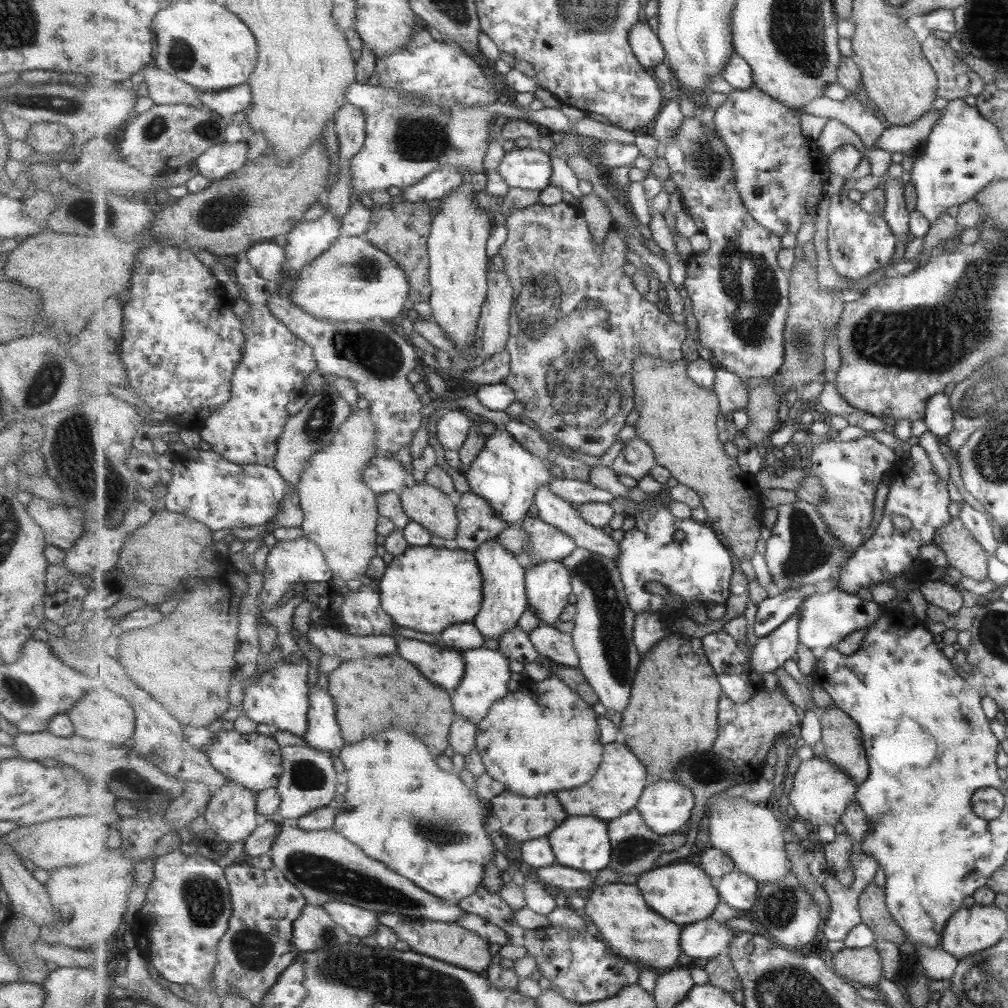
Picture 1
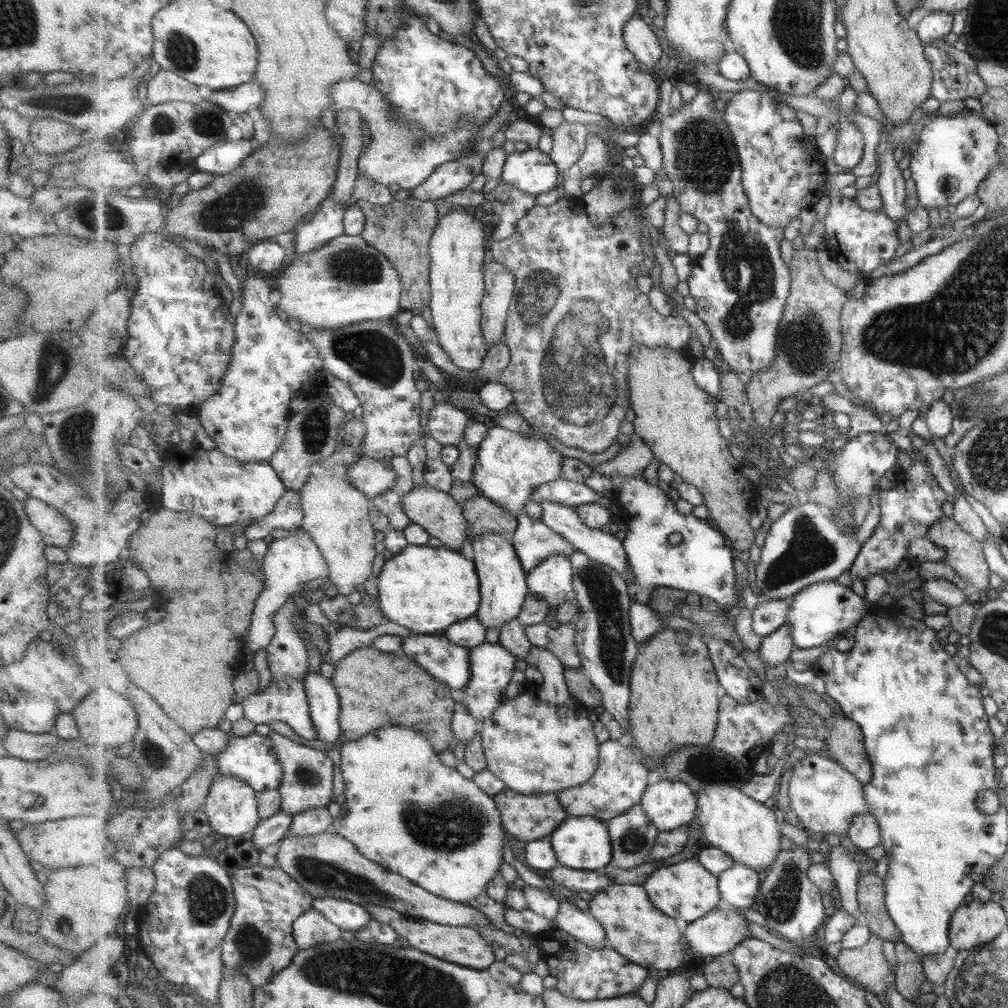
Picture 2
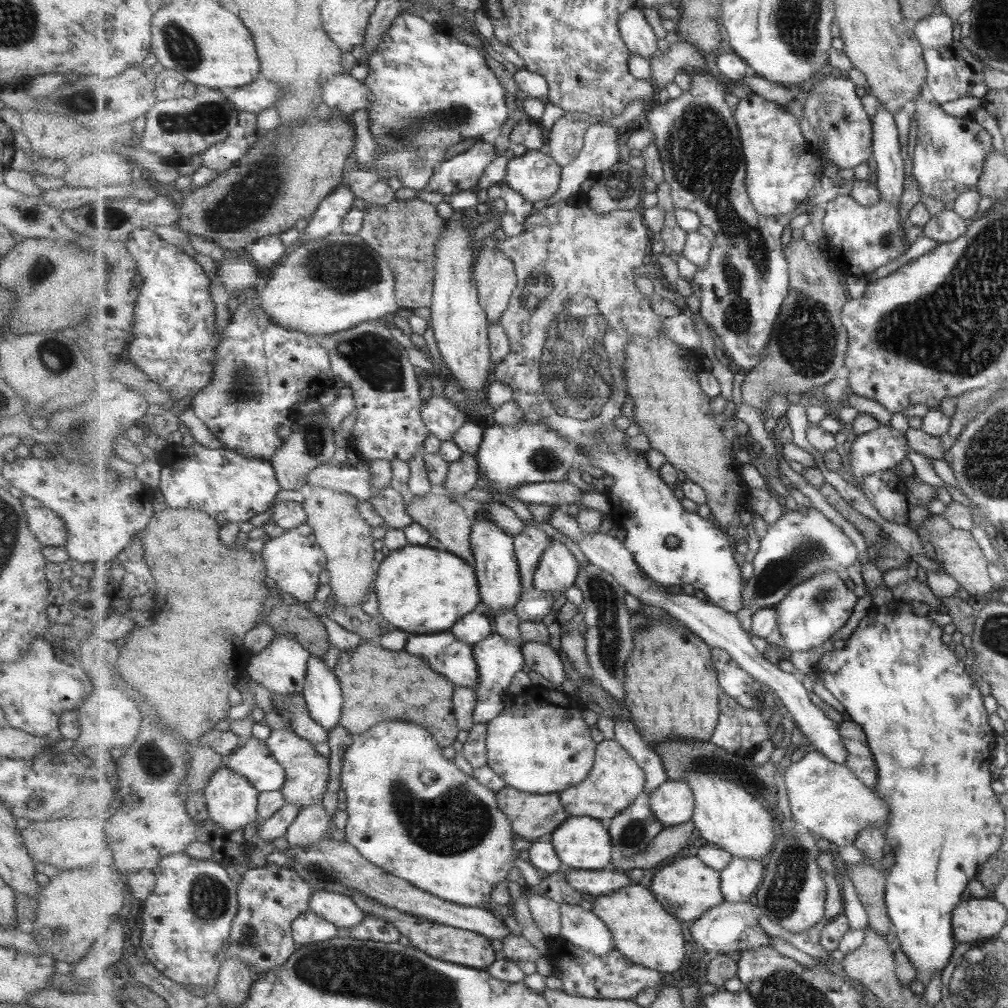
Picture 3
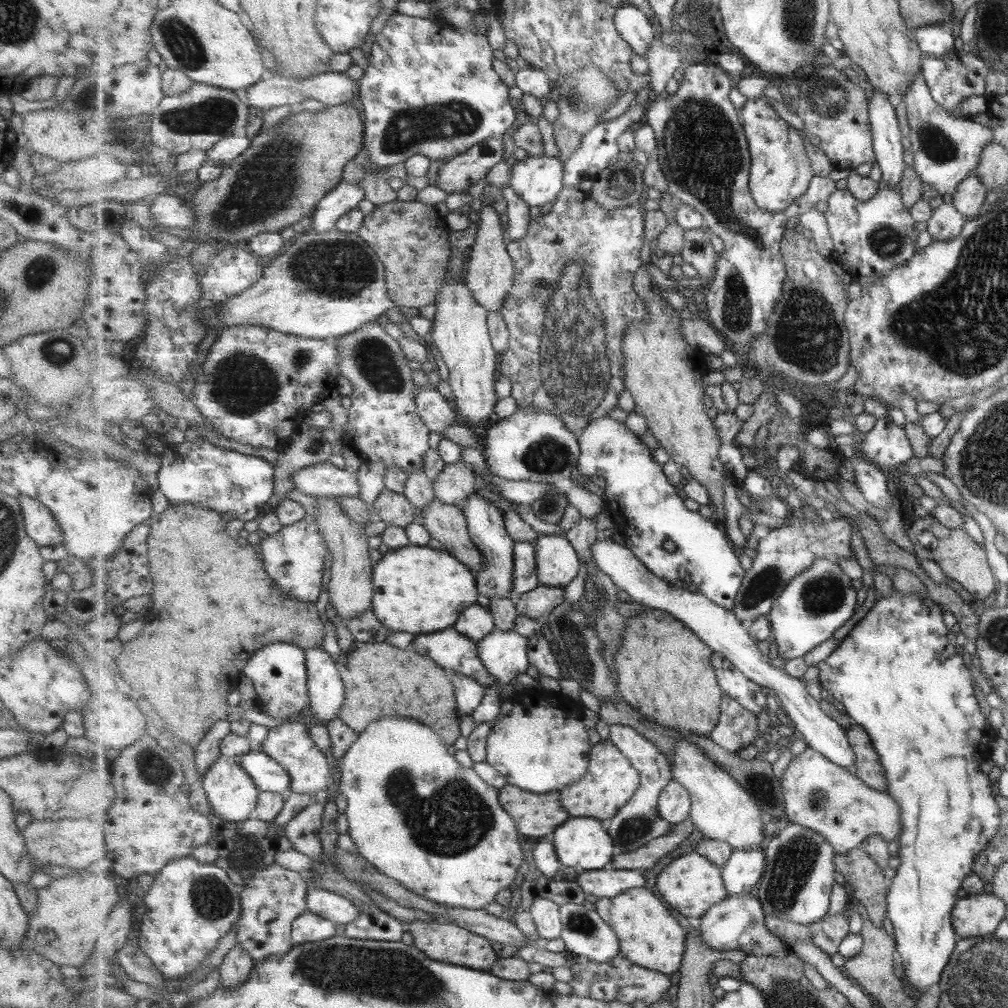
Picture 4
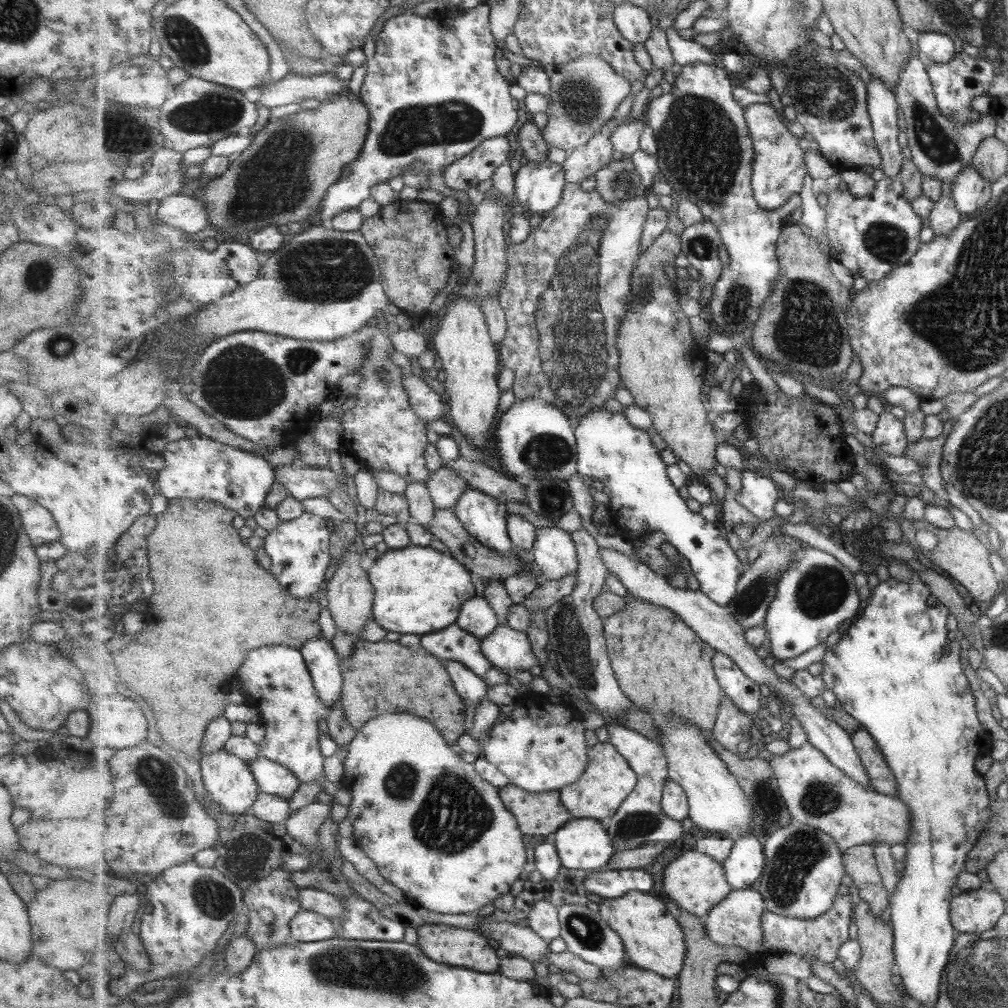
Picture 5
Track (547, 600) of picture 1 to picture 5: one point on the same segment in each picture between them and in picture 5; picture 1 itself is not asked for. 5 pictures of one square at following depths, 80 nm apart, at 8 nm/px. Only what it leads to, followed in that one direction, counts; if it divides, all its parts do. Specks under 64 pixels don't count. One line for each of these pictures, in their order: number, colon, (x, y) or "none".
2: (553, 580)
3: (558, 571)
4: (558, 562)
5: (556, 554)

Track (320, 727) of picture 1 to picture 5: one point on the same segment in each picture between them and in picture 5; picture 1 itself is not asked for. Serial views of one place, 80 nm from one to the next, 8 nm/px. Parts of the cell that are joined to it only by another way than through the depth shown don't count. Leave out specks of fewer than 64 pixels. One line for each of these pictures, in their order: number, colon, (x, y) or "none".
2: (323, 697)
3: (323, 692)
4: (327, 691)
5: (324, 664)

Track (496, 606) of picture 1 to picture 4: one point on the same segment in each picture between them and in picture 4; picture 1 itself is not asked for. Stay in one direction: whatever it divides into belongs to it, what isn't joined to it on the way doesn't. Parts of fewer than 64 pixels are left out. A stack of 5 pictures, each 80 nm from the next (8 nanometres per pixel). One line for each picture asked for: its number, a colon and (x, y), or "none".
2: (504, 584)
3: (497, 566)
4: (486, 525)

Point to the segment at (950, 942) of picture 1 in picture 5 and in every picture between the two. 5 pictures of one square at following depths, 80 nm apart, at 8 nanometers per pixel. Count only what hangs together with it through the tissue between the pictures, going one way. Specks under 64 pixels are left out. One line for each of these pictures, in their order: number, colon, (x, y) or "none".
2: (973, 924)
3: (974, 919)
4: (978, 915)
5: (976, 911)

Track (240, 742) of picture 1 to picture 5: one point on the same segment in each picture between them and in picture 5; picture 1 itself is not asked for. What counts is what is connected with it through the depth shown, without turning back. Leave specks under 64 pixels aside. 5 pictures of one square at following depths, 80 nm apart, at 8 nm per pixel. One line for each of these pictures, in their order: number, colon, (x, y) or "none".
2: (253, 759)
3: (253, 759)
4: (268, 774)
5: (274, 779)

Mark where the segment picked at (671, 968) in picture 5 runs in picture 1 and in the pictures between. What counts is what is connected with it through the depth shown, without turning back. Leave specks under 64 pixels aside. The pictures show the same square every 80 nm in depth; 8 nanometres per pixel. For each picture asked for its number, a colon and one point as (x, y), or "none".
1: (620, 914)
2: (635, 927)
3: (643, 930)
4: (649, 935)

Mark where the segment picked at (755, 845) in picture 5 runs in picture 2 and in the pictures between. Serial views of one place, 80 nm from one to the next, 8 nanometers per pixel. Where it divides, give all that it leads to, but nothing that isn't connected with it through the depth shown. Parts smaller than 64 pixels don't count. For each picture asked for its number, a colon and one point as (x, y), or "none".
2: (739, 886)
3: (741, 879)
4: (743, 873)

